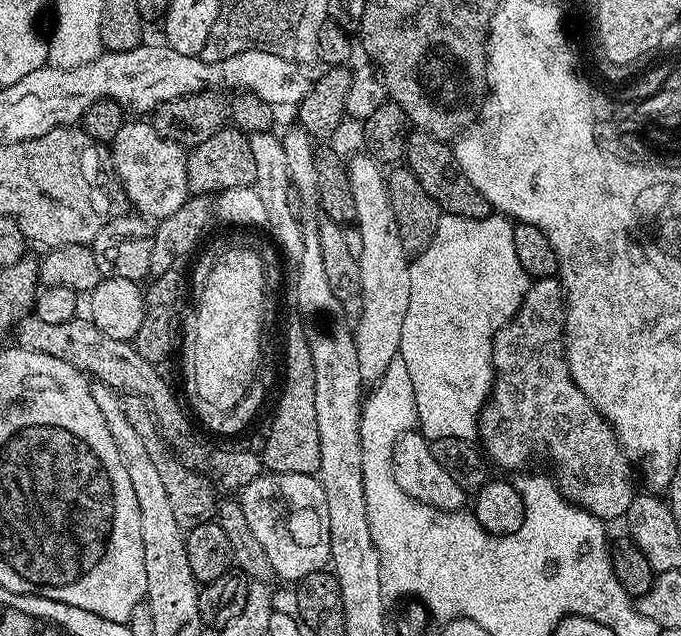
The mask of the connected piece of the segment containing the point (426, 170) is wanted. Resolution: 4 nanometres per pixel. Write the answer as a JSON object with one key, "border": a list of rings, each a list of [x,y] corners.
{"border":[[[411,131],[408,135],[405,161],[406,166],[421,182],[426,194],[438,202],[443,213],[465,218],[491,215],[491,204],[467,178],[465,171],[458,165],[455,149],[447,141],[440,140],[428,132]]]}

